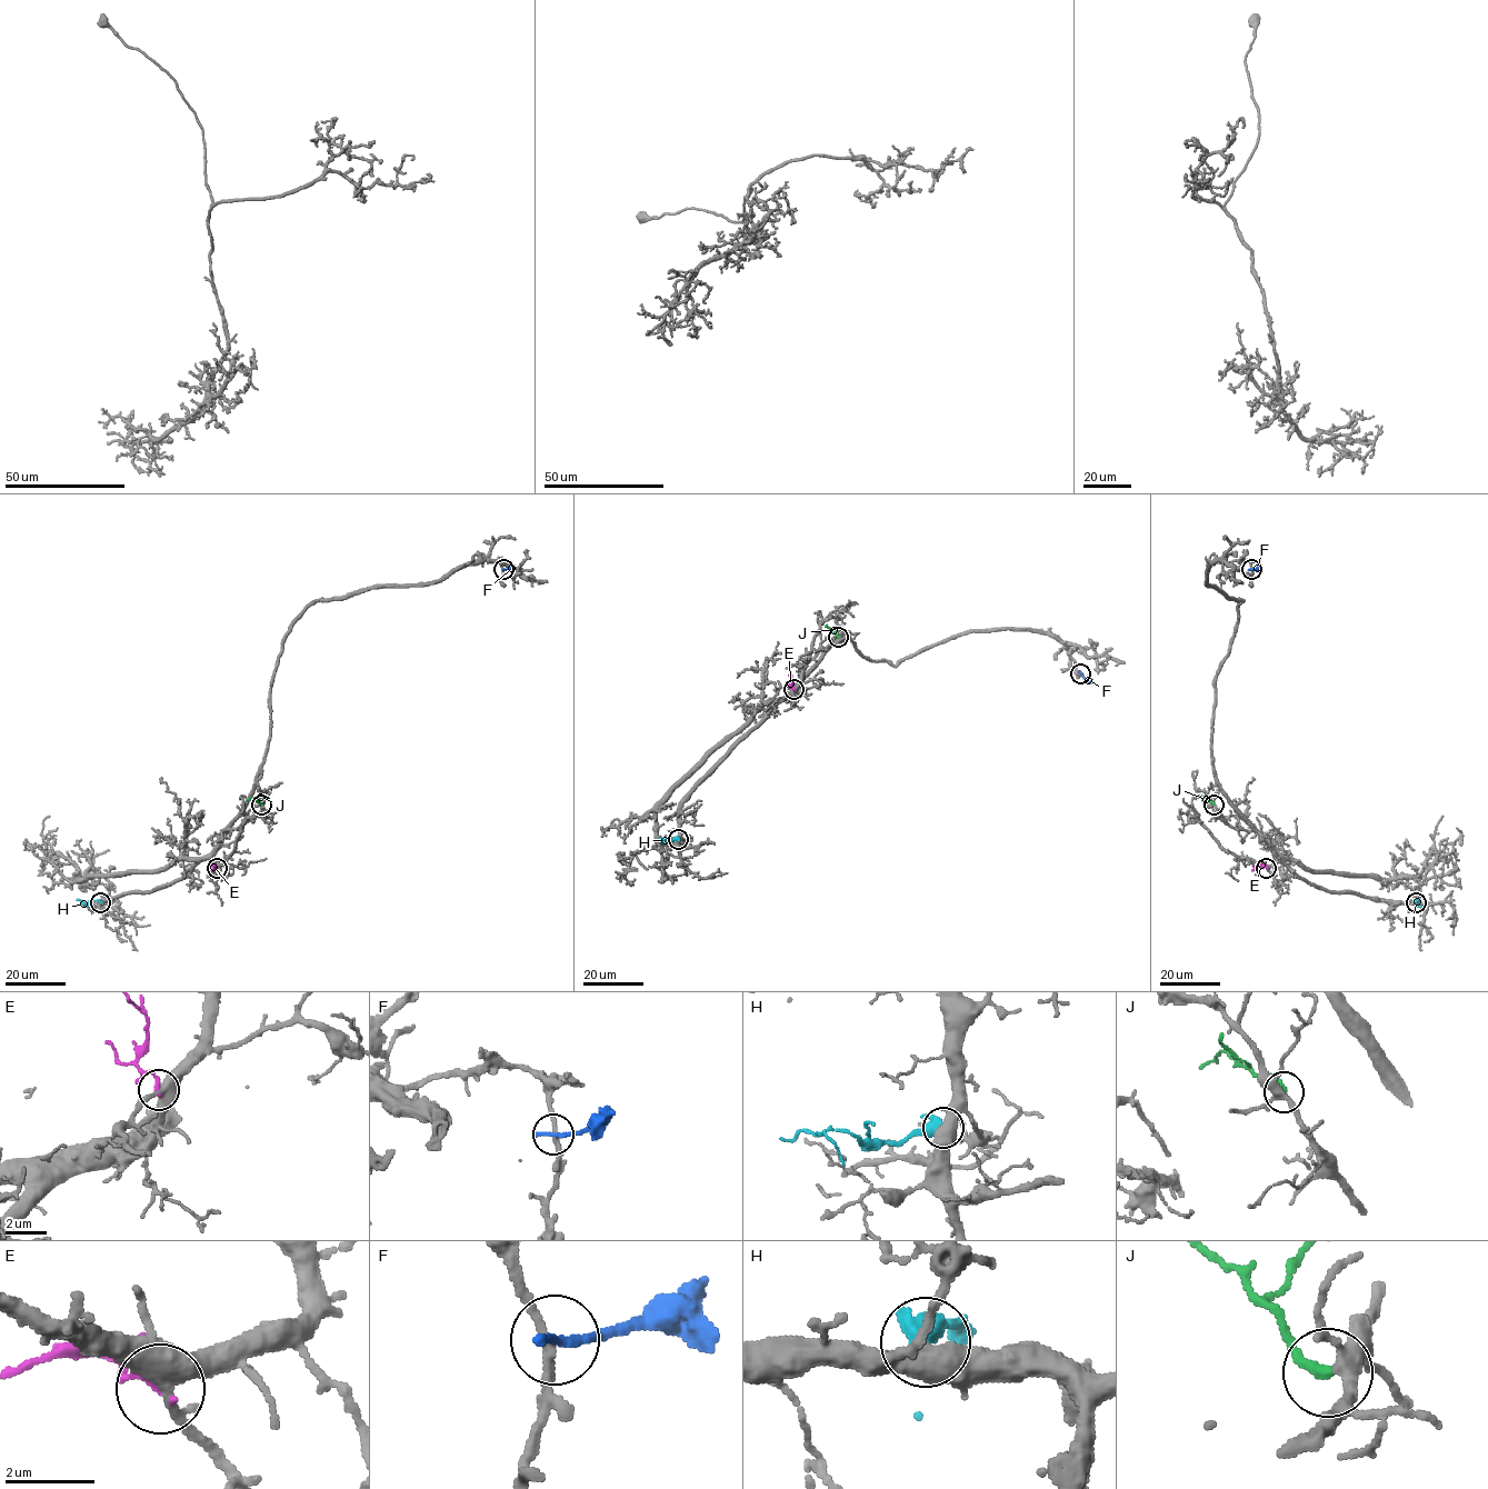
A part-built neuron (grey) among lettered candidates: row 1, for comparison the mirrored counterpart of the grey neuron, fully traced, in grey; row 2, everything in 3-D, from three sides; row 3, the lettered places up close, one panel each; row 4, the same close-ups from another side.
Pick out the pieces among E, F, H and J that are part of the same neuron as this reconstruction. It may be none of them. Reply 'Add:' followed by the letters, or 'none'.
Add: J

